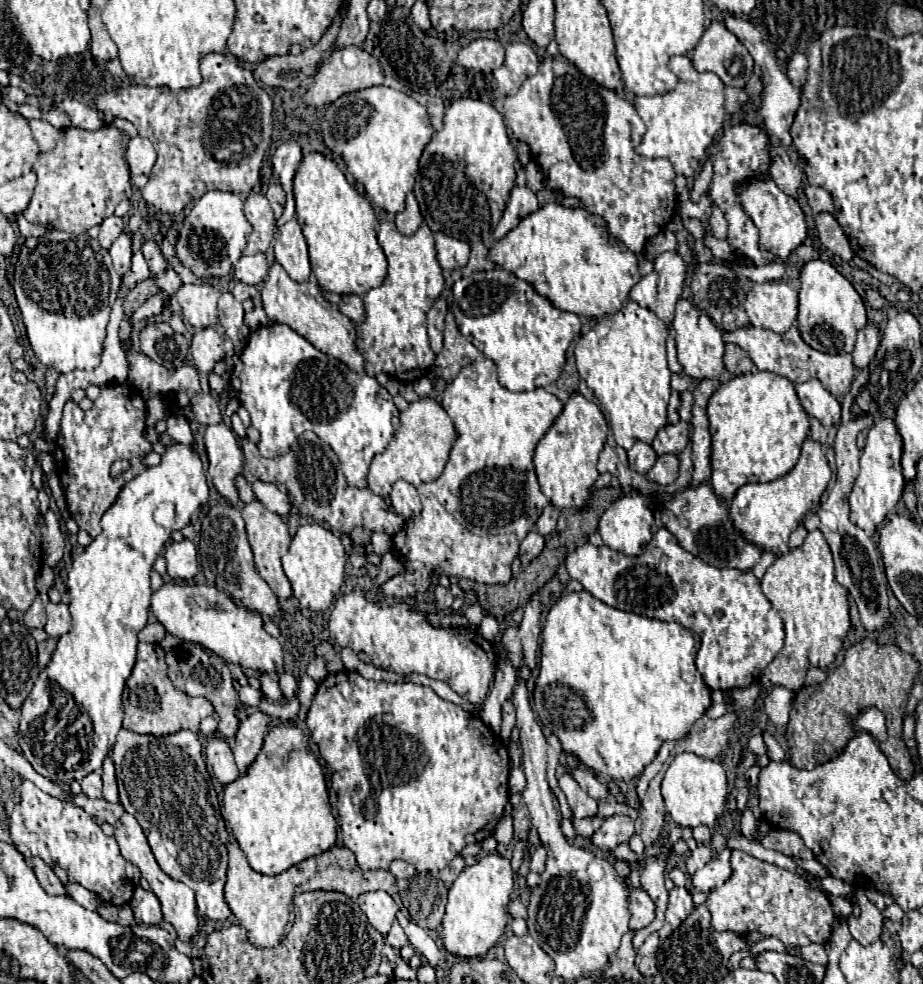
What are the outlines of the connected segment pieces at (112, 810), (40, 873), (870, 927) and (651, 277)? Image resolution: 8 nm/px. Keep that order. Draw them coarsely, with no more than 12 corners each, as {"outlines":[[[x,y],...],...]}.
{"outlines":[[[72,796],[76,806],[116,826],[124,808],[106,800]],[[28,858],[48,894],[66,894],[62,882],[42,858]],[[861,888],[854,895],[860,916],[850,914],[854,940],[872,944],[882,934],[882,914]],[[676,252],[654,260],[654,270],[629,297],[672,328],[686,268]]]}

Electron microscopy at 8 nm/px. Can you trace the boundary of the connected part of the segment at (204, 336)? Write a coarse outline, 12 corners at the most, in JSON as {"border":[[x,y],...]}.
{"border":[[216,328],[192,336],[190,352],[198,372],[222,360],[222,336]]}

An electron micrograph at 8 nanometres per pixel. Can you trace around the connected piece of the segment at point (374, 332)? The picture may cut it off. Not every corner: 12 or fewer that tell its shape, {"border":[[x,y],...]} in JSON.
{"border":[[382,222],[388,276],[364,300],[368,376],[410,384],[436,358],[426,312],[444,290],[434,234]]}

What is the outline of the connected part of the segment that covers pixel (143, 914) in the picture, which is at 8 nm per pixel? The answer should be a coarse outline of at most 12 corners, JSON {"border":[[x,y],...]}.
{"border":[[136,888],[128,902],[136,922],[160,924],[154,892]]}

